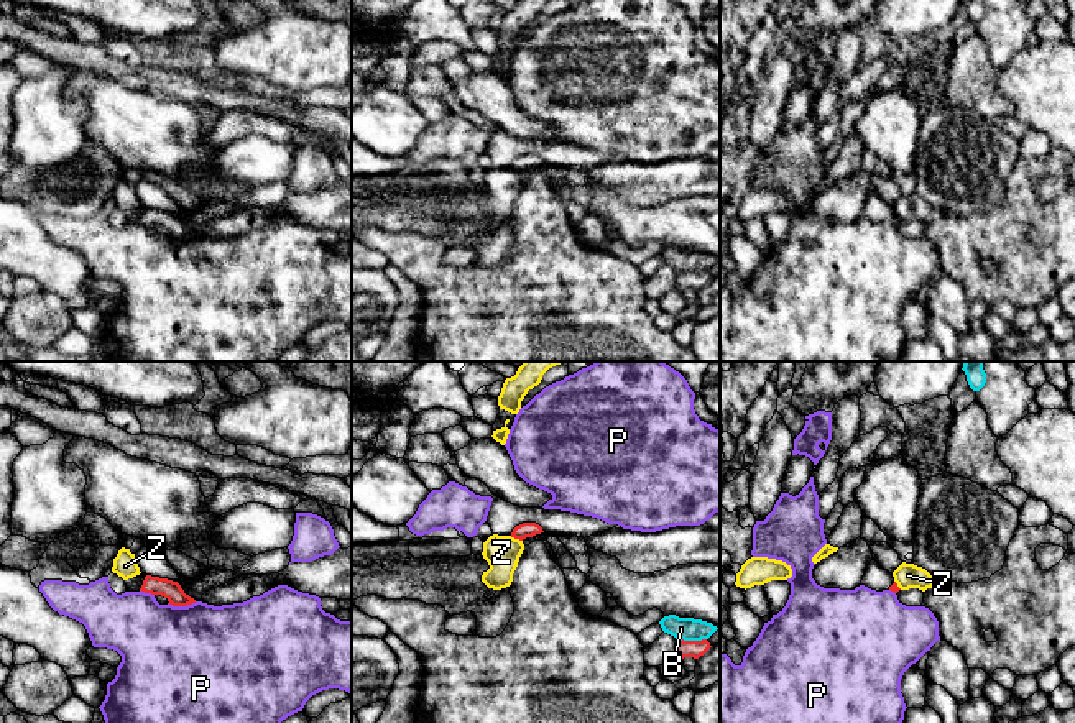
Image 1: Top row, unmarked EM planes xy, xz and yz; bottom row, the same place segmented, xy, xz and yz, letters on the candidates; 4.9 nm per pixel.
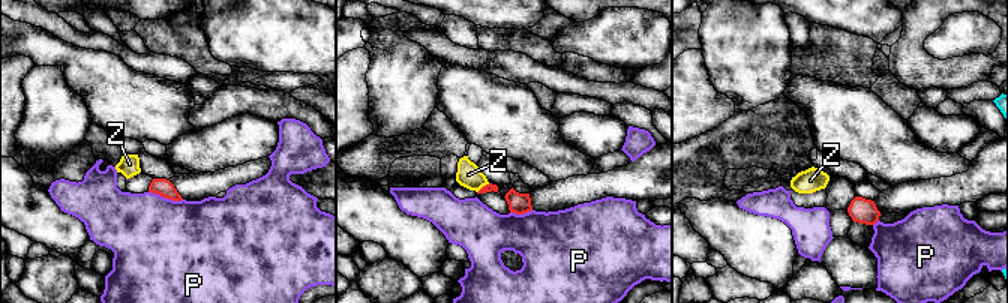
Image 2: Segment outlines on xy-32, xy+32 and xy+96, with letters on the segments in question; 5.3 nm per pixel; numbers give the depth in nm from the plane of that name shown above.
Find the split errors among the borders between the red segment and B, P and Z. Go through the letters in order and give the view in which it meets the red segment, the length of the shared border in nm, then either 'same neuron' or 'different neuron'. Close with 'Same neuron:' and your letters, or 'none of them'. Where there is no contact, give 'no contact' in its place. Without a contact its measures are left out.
B: meets red in xz; contact 140 nm long; different neuron
P: meets red in xy; contact 140 nm long; different neuron
Z: meets red in xz; contact 70 nm long; different neuron
Same neuron: none of them

